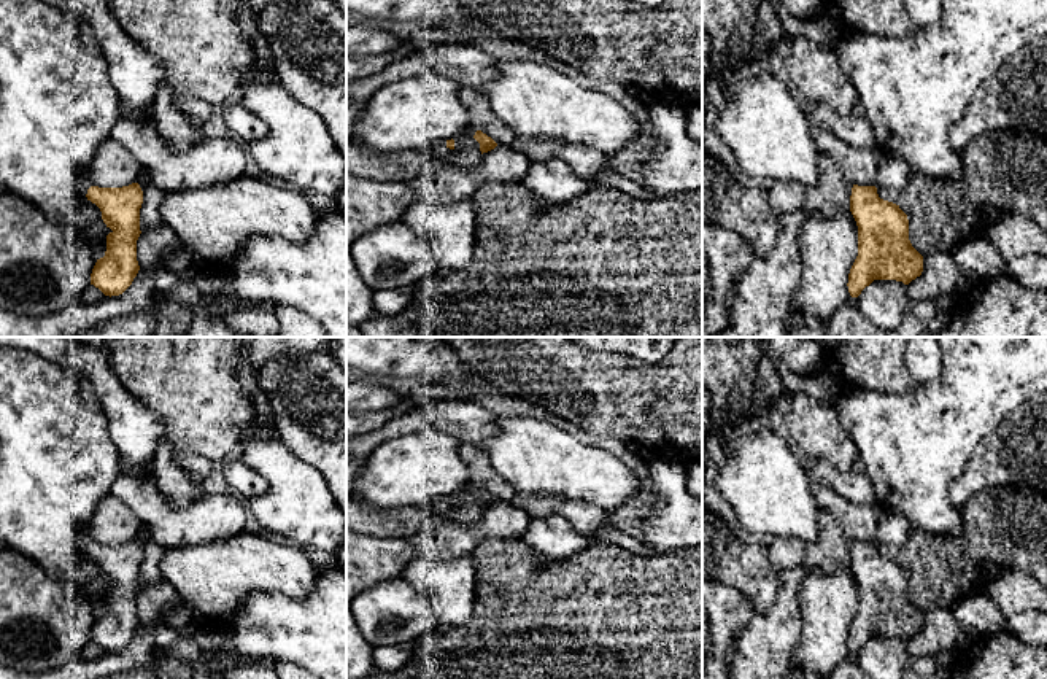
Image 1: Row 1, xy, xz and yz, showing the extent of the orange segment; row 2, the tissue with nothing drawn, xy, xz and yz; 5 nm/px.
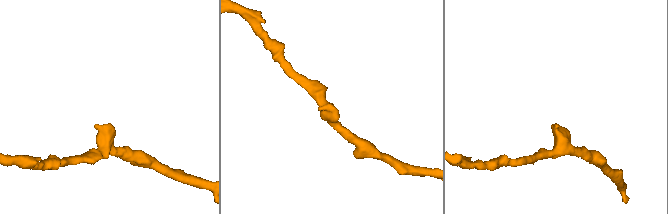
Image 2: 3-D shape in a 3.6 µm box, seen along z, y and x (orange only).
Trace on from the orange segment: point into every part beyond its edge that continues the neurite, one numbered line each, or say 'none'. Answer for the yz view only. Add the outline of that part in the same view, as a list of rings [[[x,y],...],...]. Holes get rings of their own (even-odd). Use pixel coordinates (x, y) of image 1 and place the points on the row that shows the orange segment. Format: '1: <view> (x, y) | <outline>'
none

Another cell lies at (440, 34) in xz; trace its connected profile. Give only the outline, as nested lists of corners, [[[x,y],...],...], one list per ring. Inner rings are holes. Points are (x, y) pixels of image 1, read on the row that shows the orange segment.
[[[437,22],[431,27],[426,38],[415,37],[386,54],[367,56],[357,59],[346,59],[346,83],[356,78],[369,76],[383,70],[386,65],[407,57],[418,51],[424,43],[427,45],[473,45],[481,35],[467,25],[454,25],[451,22]]]

